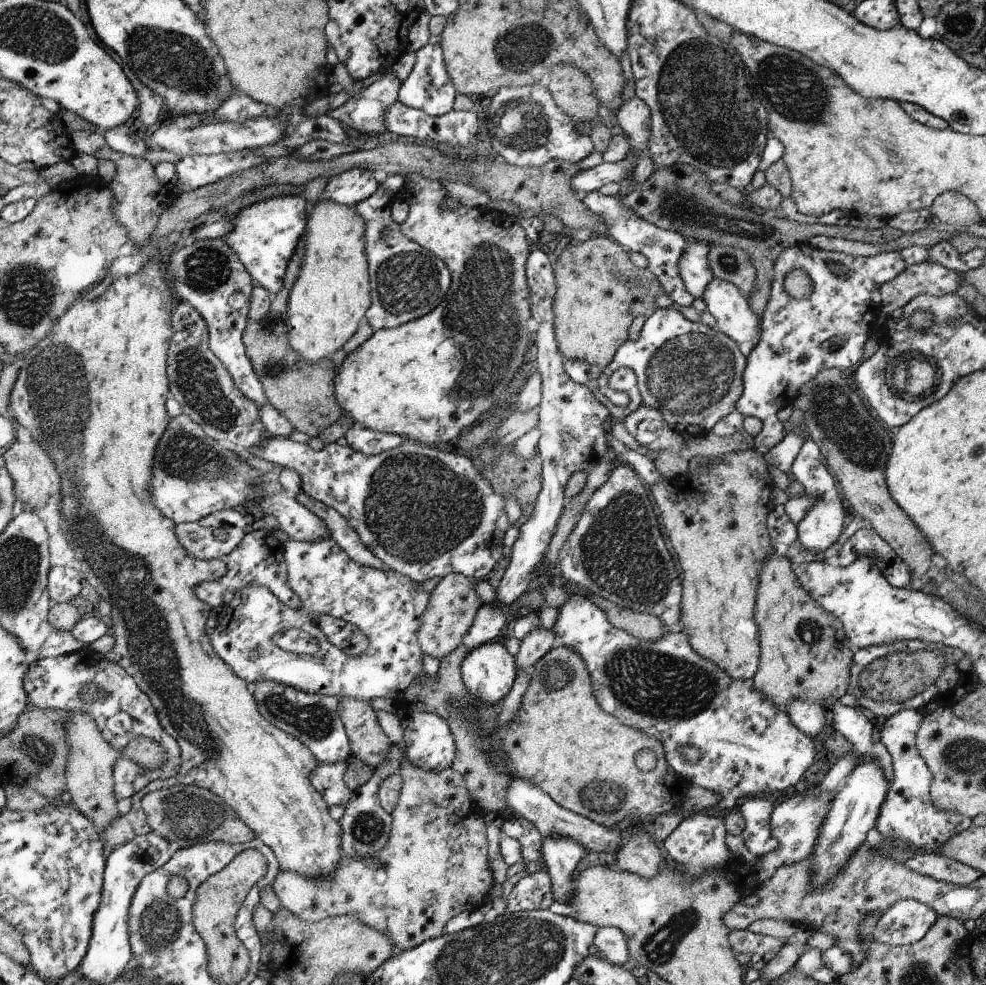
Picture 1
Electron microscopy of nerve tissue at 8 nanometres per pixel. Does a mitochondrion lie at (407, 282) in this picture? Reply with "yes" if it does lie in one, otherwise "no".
yes

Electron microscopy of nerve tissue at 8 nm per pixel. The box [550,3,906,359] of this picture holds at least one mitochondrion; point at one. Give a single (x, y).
(704, 98)

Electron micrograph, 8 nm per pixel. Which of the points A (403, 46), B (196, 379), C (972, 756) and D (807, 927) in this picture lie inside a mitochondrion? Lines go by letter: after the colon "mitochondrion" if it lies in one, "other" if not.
A: other
B: mitochondrion
C: mitochondrion
D: other

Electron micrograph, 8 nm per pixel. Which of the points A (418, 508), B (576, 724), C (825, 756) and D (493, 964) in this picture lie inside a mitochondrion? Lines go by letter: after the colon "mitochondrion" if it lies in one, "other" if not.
A: mitochondrion
B: other
C: other
D: mitochondrion

